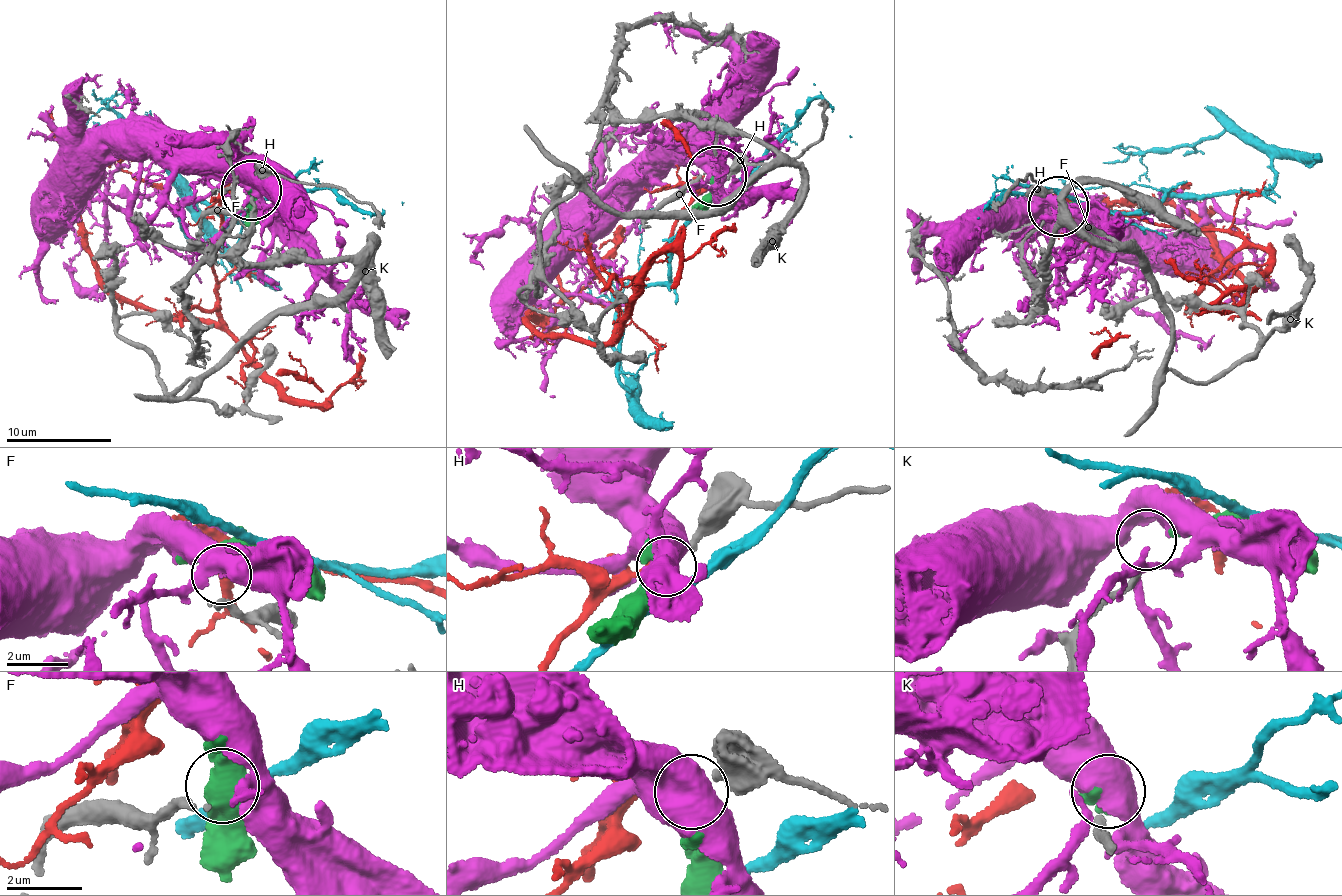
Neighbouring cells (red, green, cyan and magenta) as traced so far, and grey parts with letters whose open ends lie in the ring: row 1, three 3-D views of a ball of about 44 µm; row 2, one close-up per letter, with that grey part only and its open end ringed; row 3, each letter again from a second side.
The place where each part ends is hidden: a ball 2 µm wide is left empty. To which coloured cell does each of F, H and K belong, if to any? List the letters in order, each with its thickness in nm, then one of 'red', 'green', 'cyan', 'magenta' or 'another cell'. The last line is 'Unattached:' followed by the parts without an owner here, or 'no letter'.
F: 280 nm thick; magenta
H: 320 nm thick; another cell
K: 240 nm thick; green
Unattached: H

